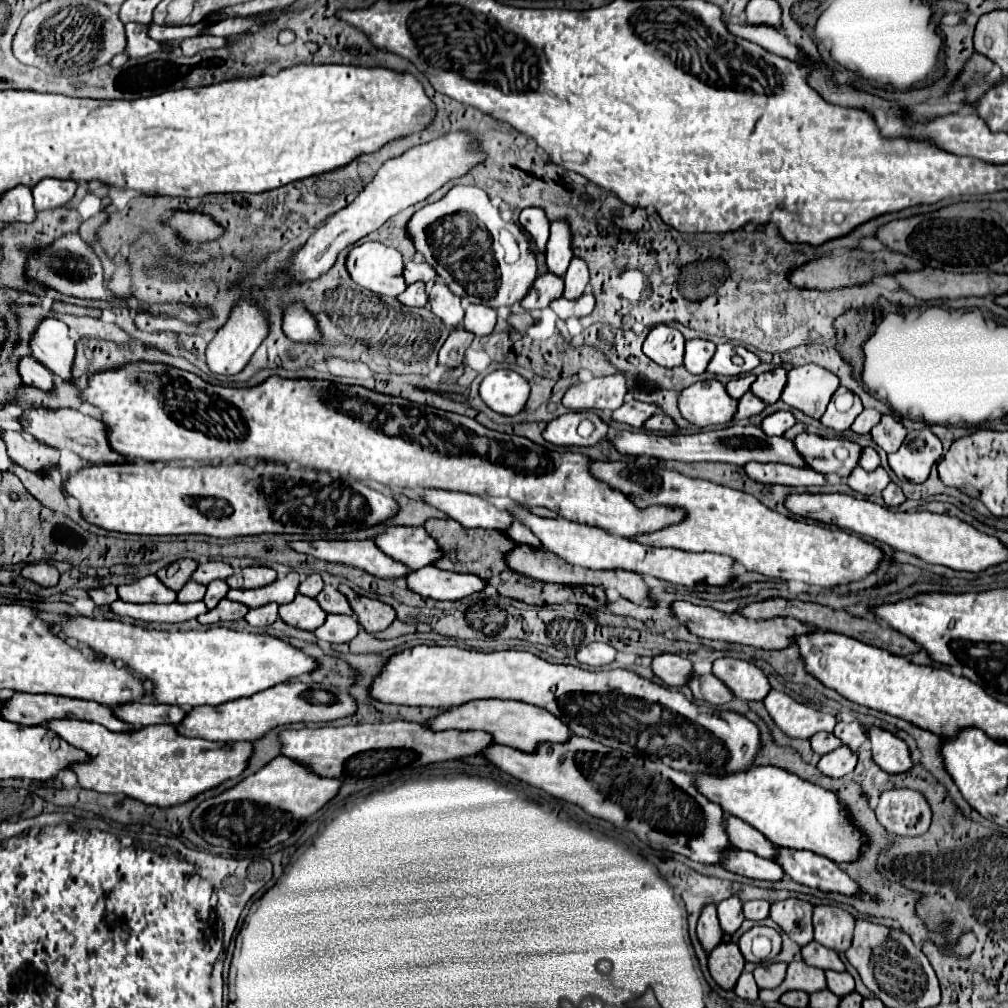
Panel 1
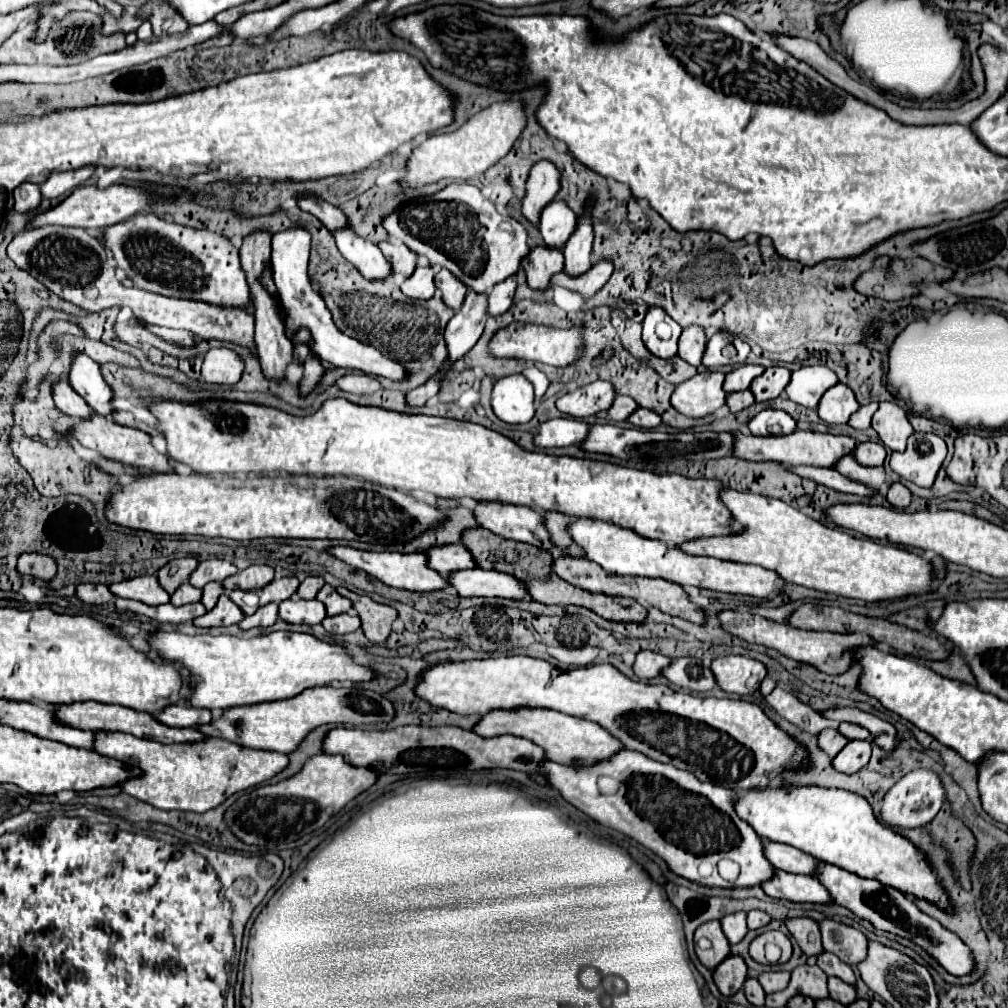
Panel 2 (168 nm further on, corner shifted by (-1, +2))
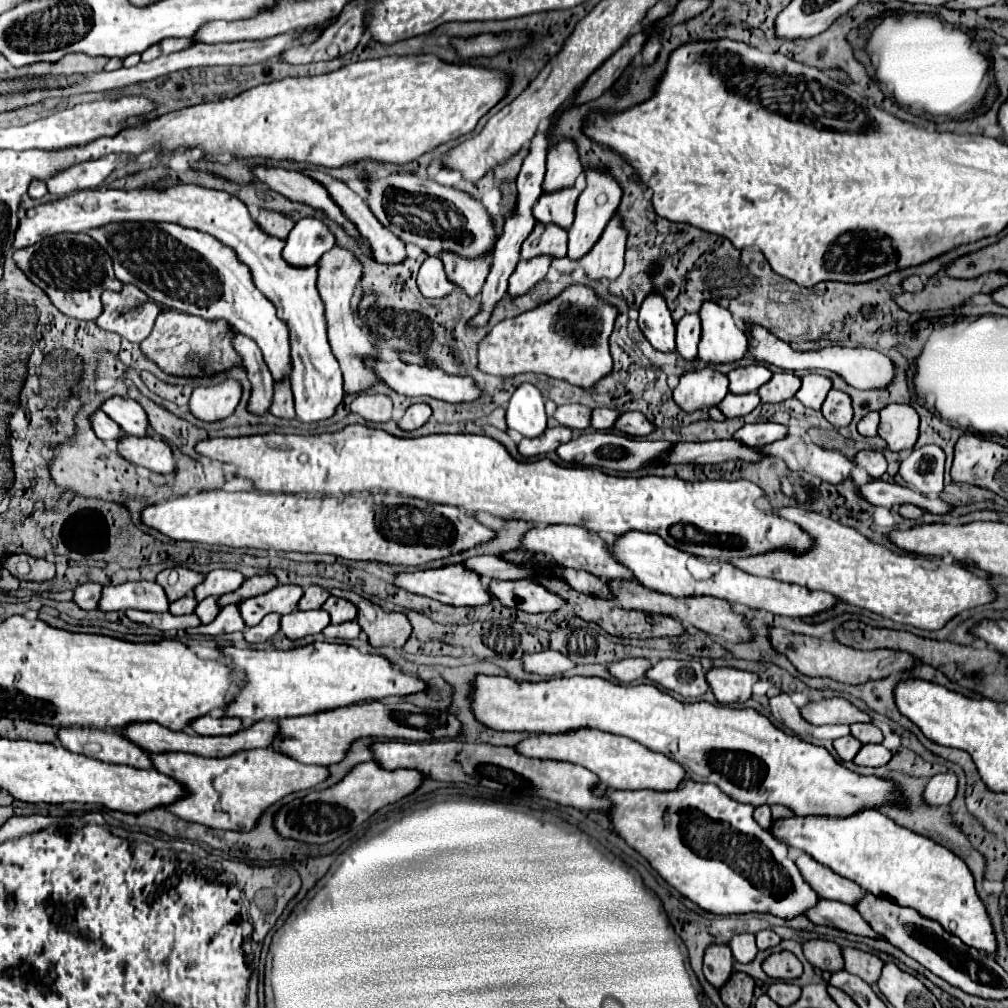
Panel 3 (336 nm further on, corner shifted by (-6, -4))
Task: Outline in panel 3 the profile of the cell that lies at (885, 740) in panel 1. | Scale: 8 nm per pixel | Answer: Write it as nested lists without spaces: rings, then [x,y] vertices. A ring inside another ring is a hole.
[[[831,697],[821,701],[811,701],[801,707],[801,715],[805,721],[813,725],[833,725],[833,723],[869,723],[871,717],[859,711],[851,701],[843,697]]]

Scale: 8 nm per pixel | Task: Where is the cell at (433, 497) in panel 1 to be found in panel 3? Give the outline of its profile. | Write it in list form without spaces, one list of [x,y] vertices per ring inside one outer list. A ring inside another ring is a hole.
[[[537,525],[523,537],[523,547],[533,553],[549,553],[555,563],[563,563],[565,567],[575,567],[575,569],[587,569],[593,575],[599,575],[601,579],[635,579],[633,573],[619,563],[613,553],[611,553],[611,543],[603,539],[597,533],[591,533],[583,527],[577,525]]]

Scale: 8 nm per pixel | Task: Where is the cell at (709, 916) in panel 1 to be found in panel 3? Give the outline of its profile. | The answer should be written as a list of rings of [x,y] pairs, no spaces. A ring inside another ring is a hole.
[[[711,945],[705,951],[703,973],[705,973],[705,979],[713,987],[721,989],[733,973],[733,953],[731,953],[731,949],[727,945]]]

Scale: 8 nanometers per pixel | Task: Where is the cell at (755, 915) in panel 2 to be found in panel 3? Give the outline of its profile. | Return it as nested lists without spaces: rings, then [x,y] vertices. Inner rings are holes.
[[[759,931],[757,933],[757,949],[759,951],[765,951],[765,949],[775,947],[779,943],[781,943],[781,937],[777,933],[773,933],[773,931]]]

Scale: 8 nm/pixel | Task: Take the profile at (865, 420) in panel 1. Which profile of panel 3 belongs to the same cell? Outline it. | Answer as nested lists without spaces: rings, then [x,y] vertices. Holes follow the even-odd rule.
[[[873,411],[869,415],[865,415],[859,425],[857,425],[857,431],[865,437],[875,437],[877,435],[877,427],[879,427],[879,415]]]

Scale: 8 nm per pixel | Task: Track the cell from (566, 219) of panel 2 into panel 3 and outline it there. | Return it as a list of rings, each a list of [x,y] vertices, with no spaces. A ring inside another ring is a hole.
[[[575,187],[543,193],[539,197],[539,203],[533,207],[533,215],[539,223],[555,223],[563,229],[569,229],[573,223],[577,197],[579,197],[579,191]]]

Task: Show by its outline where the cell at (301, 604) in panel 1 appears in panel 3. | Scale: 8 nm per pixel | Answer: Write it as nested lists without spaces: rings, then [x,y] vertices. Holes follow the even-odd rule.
[[[323,609],[317,611],[293,611],[281,617],[281,631],[289,639],[303,639],[307,635],[321,633],[329,625],[329,615]]]

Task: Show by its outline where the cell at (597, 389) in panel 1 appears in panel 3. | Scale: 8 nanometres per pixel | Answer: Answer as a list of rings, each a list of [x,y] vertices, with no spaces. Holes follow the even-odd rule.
[[[561,405],[553,413],[553,419],[557,419],[563,427],[585,431],[591,425],[591,411],[583,405]]]

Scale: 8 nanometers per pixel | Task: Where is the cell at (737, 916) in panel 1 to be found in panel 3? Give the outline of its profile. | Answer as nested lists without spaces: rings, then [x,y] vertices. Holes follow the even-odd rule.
[[[743,933],[743,935],[735,935],[735,939],[731,939],[731,951],[733,957],[739,963],[751,963],[757,955],[757,947],[755,947],[755,935],[751,933]]]

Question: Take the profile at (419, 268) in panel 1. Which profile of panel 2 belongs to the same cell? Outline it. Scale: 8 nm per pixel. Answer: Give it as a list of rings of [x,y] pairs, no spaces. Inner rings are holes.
[[[382,241],[378,243],[378,247],[382,249],[384,257],[394,265],[394,273],[402,275],[402,277],[410,277],[416,269],[416,253],[410,251],[406,245],[396,245],[392,241]]]

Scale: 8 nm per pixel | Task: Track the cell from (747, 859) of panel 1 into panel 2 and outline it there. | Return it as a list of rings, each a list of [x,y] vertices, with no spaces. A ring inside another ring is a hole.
[[[774,869],[772,877],[762,881],[762,891],[770,897],[790,899],[790,901],[812,901],[812,903],[828,903],[832,901],[830,893],[820,885],[818,879],[798,875],[798,873],[784,873],[782,869]]]

